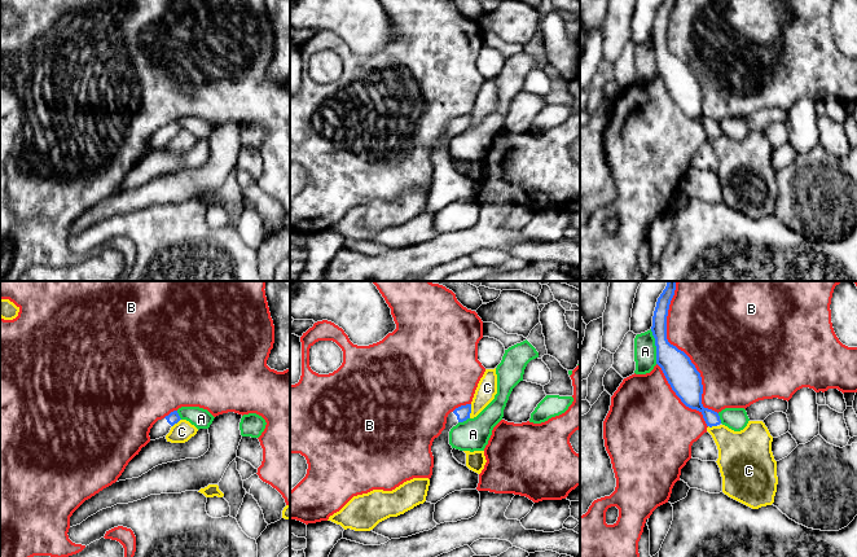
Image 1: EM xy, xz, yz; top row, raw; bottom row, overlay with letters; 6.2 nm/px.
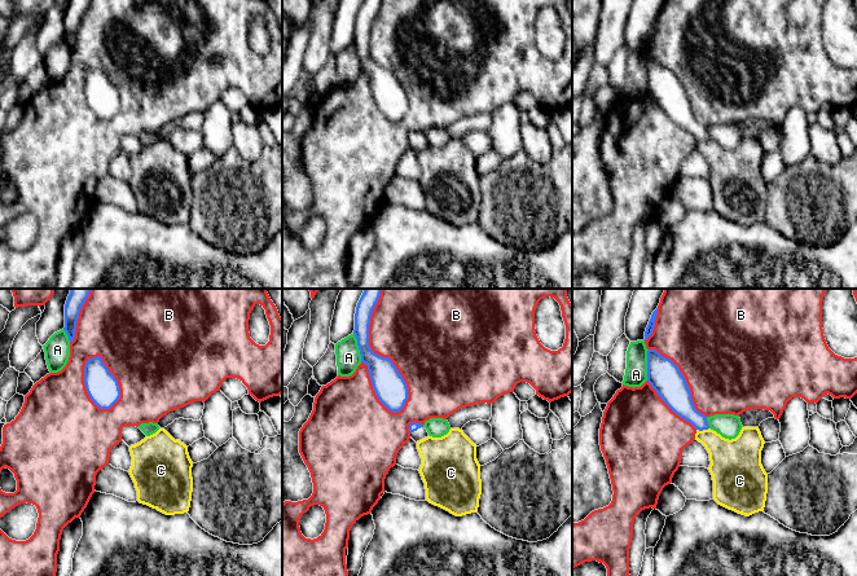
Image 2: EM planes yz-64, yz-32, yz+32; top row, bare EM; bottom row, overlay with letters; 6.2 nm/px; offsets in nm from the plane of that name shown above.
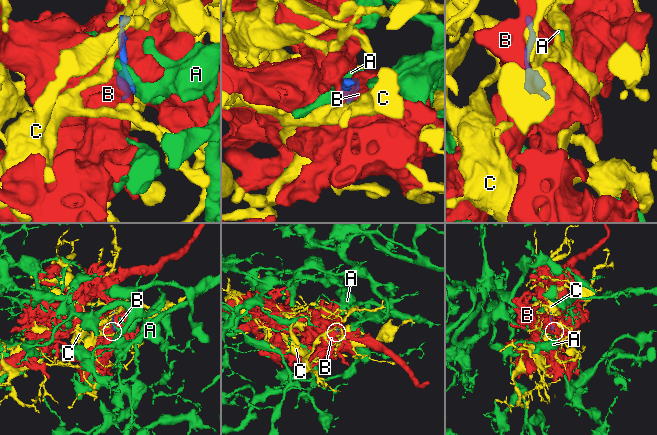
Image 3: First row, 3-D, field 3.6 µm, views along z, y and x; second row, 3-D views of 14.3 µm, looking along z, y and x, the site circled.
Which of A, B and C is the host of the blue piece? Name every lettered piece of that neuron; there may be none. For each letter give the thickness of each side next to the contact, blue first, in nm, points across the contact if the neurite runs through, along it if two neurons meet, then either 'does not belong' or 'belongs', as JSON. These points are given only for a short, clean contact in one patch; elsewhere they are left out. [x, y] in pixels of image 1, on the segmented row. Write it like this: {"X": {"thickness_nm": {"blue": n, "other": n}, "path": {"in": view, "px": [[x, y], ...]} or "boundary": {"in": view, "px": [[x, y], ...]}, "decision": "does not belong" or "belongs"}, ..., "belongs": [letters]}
{"A": {"thickness_nm": {"blue": 190, "other": 140}, "decision": "does not belong"}, "B": {"thickness_nm": {"blue": 190, "other": 480}, "decision": "does not belong"}, "C": {"thickness_nm": {"blue": 90, "other": 130}, "boundary": {"in": "xz", "px": [[471, 404], [469, 417]]}, "decision": "does not belong"}, "belongs": []}

